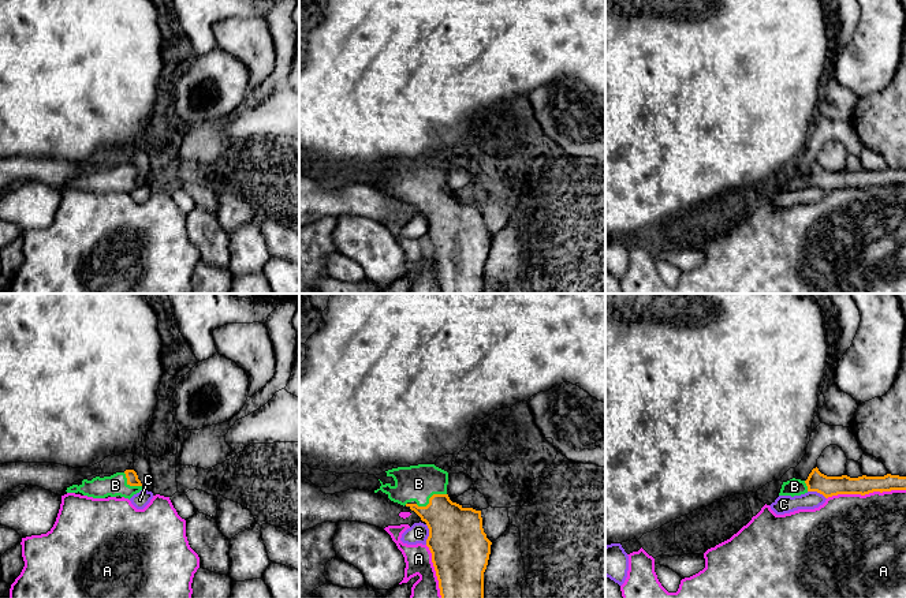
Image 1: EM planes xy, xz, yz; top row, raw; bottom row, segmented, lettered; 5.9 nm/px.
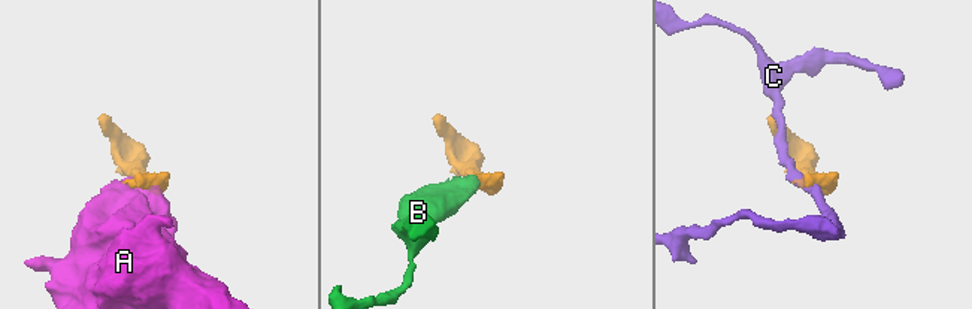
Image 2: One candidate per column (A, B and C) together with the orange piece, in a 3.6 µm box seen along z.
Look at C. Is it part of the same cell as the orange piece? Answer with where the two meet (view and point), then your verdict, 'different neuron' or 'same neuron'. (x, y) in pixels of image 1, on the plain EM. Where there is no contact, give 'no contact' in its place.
contact xz (429, 228); different neuron

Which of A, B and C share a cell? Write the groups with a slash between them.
A / B / C

